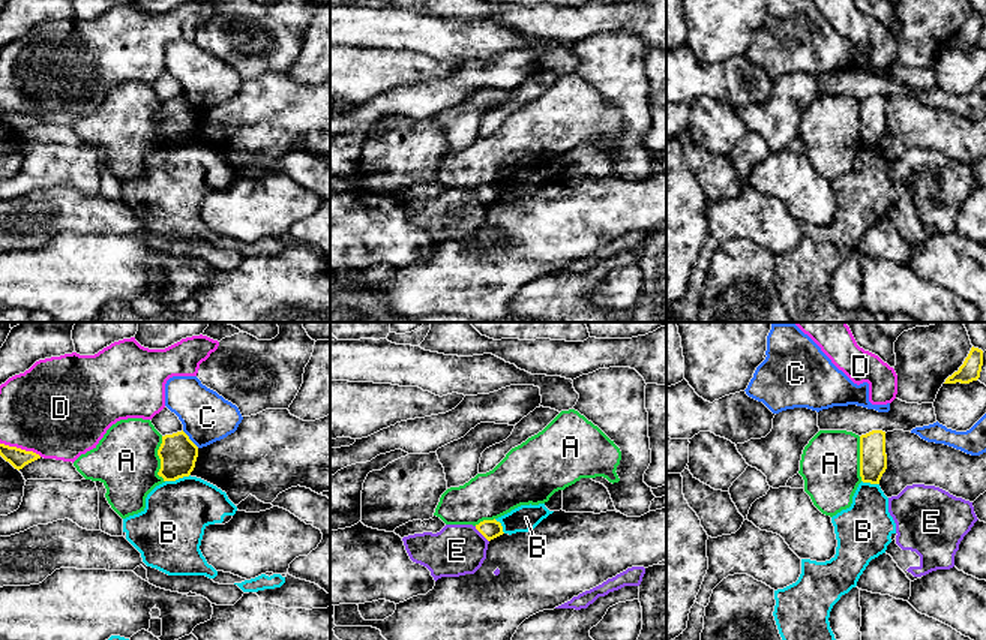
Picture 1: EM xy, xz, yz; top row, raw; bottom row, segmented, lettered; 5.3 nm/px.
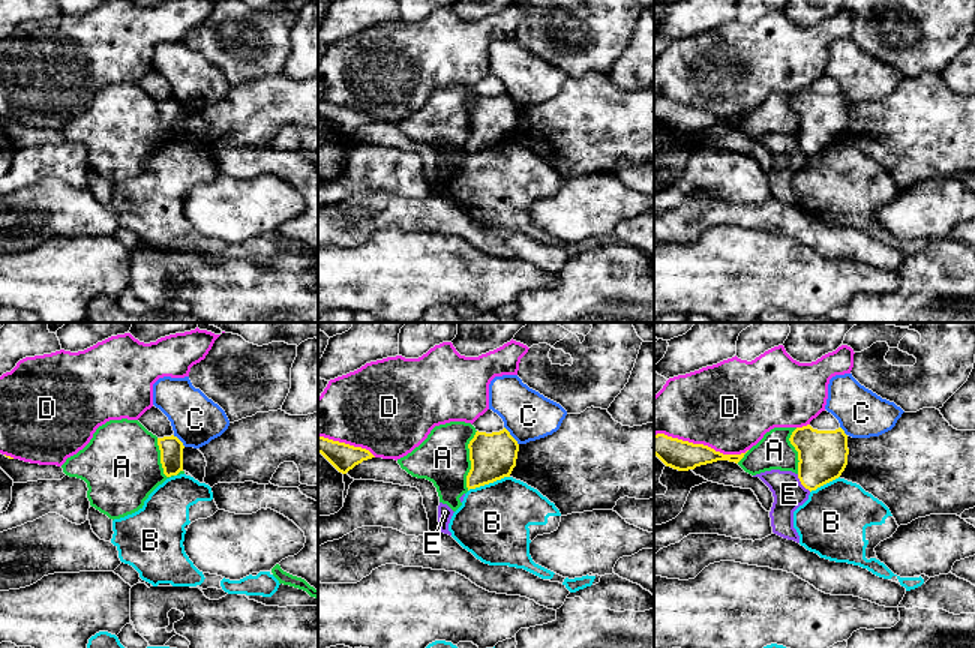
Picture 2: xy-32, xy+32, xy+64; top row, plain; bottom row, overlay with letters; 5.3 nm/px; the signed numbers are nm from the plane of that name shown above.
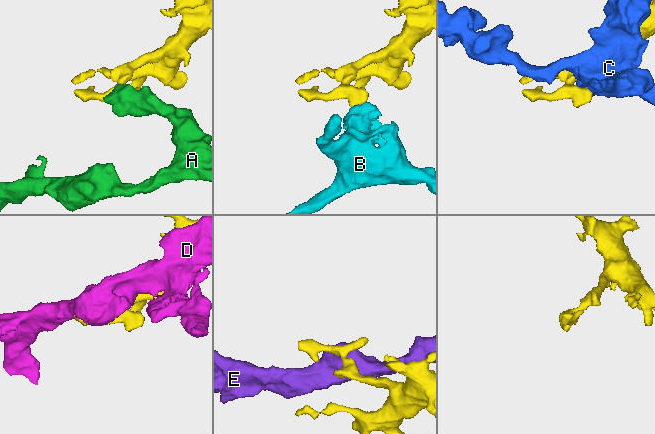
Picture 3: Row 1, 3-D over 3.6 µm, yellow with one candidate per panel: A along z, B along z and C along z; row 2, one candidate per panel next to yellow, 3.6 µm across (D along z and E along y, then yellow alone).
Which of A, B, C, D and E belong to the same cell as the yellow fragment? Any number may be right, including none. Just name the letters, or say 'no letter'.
no letter

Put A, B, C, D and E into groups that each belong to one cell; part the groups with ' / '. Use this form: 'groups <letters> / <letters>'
groups A / B / C / D / E

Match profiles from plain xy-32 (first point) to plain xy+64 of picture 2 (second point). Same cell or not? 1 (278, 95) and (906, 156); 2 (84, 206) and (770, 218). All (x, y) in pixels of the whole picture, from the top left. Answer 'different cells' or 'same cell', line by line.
1: same cell
2: same cell

